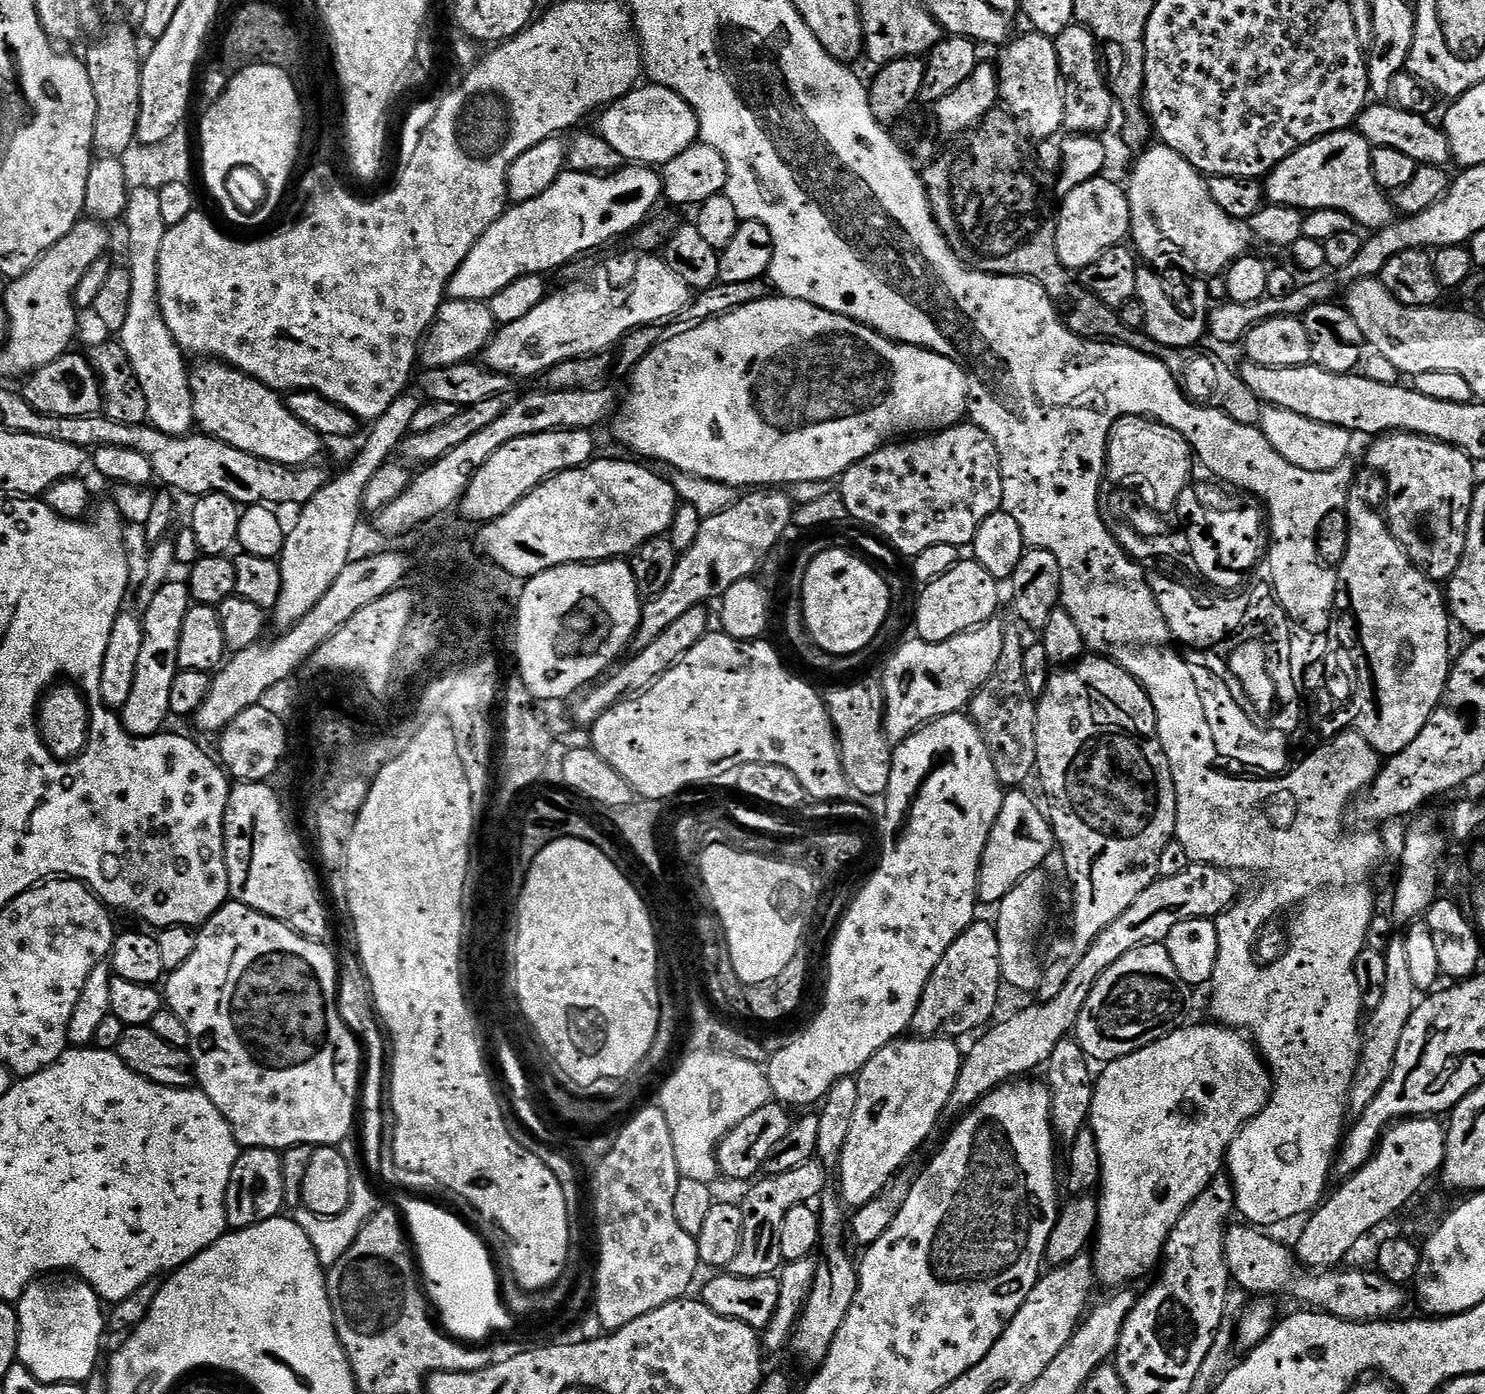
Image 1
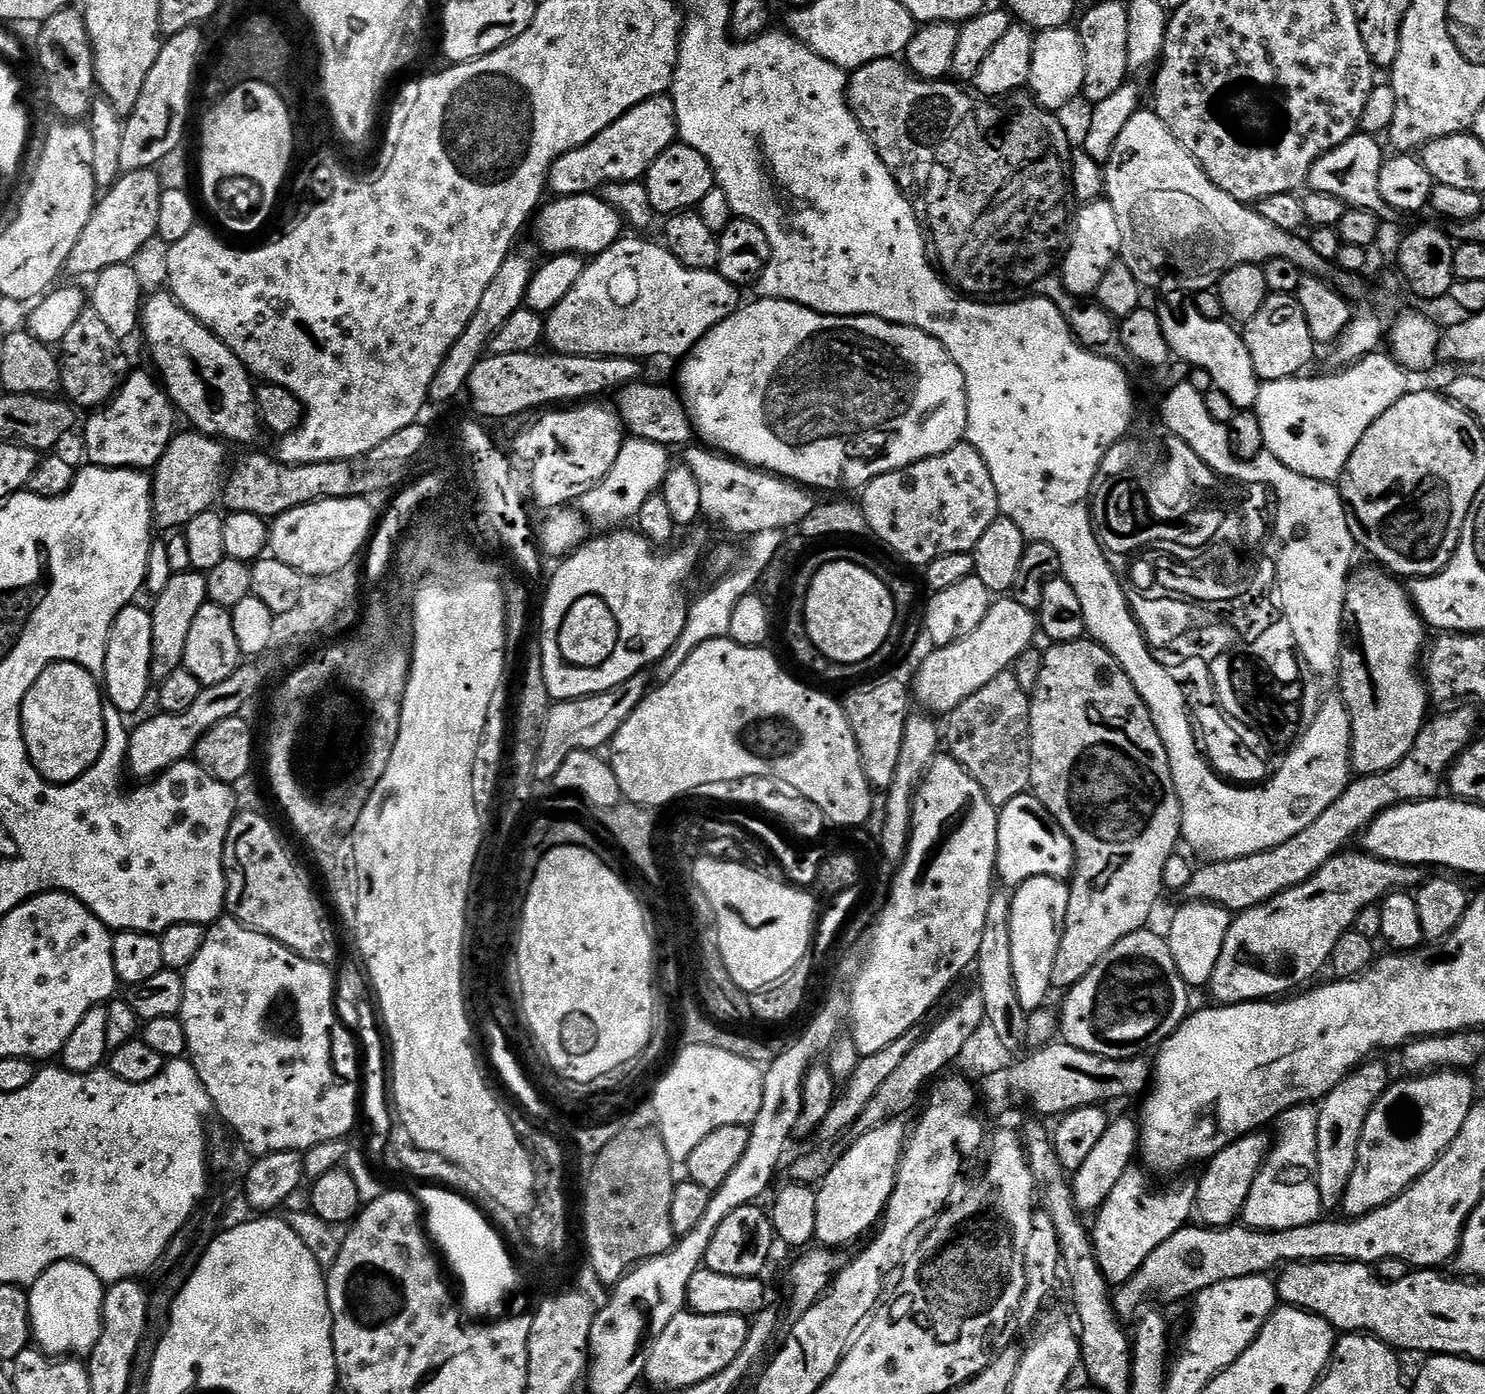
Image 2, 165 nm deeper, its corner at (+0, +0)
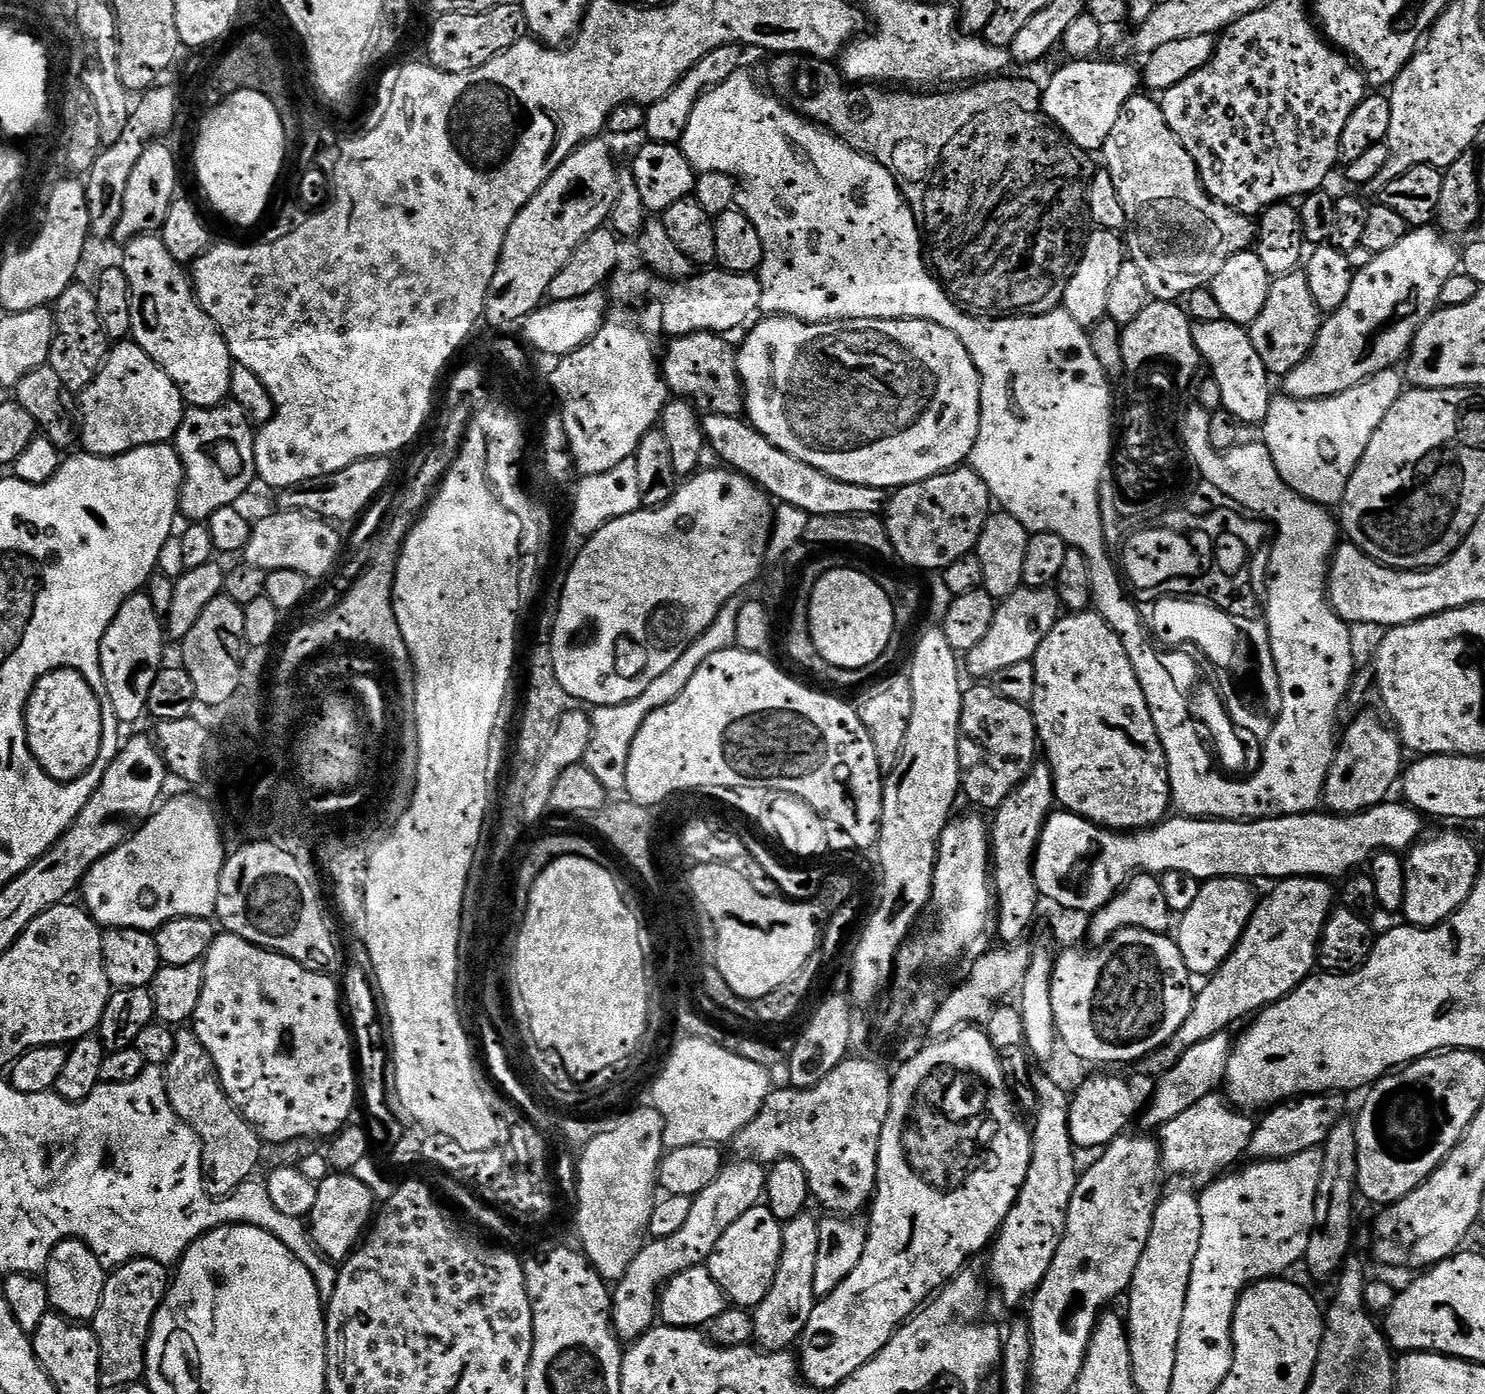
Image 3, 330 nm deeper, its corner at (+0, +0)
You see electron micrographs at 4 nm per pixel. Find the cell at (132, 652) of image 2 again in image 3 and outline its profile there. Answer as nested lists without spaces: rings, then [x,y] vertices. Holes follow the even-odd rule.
[[[137,594],[121,606],[114,622],[106,630],[100,647],[100,669],[114,714],[121,725],[128,726],[135,720],[145,719],[150,698],[150,686],[165,667],[164,640],[166,628],[162,617],[156,613],[146,594]]]

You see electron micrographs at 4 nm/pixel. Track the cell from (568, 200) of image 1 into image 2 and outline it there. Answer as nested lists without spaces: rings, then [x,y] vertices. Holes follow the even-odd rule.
[[[596,194],[549,199],[537,211],[534,217],[534,228],[535,224],[537,242],[552,256],[571,254],[581,258],[595,258],[622,236],[620,213],[615,212],[606,201],[600,199]]]

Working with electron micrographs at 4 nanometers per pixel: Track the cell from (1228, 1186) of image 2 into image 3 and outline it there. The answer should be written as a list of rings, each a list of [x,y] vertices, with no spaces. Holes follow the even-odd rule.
[[[1321,1094],[1301,1096],[1283,1104],[1269,1107],[1259,1117],[1254,1134],[1250,1138],[1247,1155],[1253,1161],[1284,1160],[1287,1156],[1296,1156],[1299,1152],[1319,1149],[1325,1138],[1334,1130],[1334,1126],[1345,1115],[1345,1097],[1340,1094]]]

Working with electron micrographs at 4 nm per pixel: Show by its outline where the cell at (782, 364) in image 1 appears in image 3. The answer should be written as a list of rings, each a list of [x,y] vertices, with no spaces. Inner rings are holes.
[[[791,316],[760,319],[747,329],[748,337],[744,345],[739,345],[736,365],[740,381],[744,384],[746,419],[768,441],[778,446],[778,450],[786,450],[786,454],[802,458],[802,462],[830,474],[830,478],[885,490],[934,478],[952,468],[961,467],[971,457],[980,425],[980,375],[966,346],[962,346],[960,339],[950,330],[925,320],[834,320],[827,324],[808,324]]]

